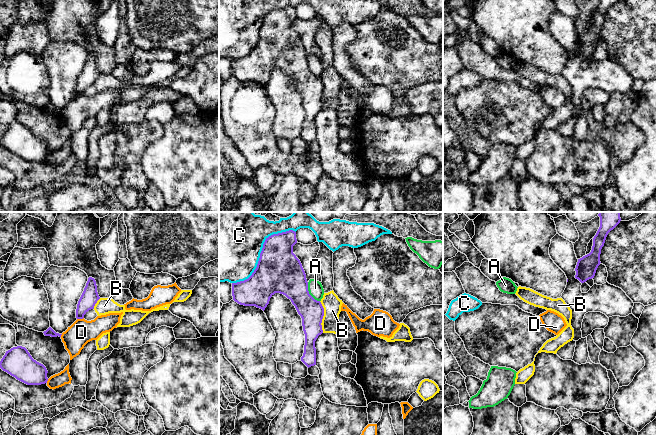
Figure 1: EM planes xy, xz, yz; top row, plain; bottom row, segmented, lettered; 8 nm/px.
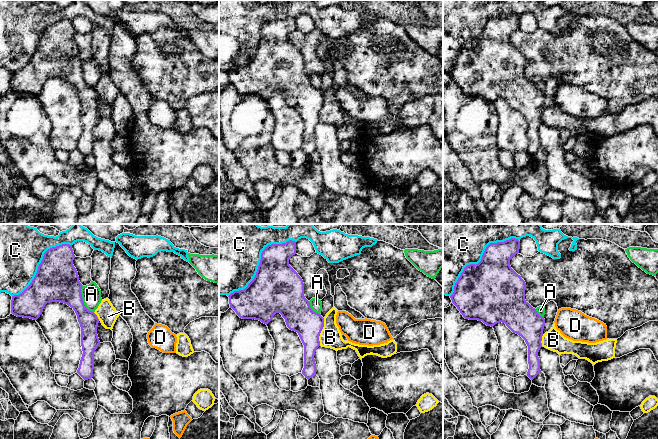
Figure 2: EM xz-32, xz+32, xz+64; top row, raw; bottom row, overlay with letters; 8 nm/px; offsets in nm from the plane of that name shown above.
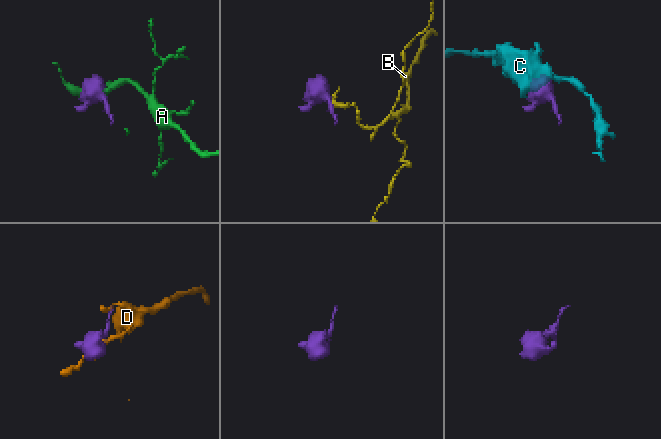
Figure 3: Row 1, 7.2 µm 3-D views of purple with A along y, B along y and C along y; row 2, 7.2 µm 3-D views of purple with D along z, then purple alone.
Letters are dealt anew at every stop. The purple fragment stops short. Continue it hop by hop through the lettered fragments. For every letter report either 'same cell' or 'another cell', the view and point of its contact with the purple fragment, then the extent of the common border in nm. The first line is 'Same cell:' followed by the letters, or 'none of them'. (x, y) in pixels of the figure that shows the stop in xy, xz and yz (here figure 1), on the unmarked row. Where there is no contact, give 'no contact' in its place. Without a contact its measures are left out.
Same cell: none of them
A: another cell | xz (308, 69) | 190 nm
B: another cell | xz (322, 93) | 260 nm
C: another cell | xz (261, 28) | 650 nm
D: another cell | xy (80, 94) | 60 nm

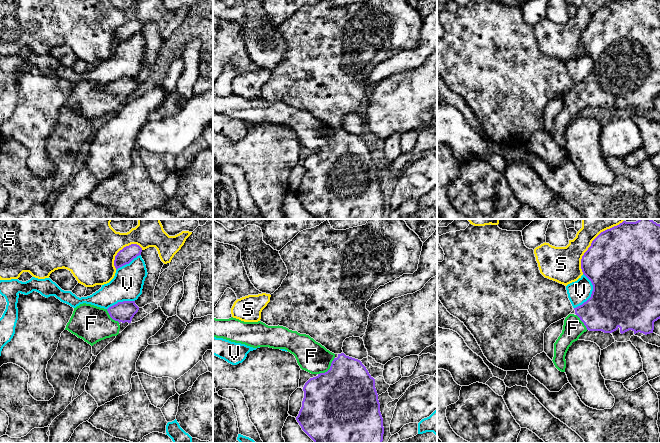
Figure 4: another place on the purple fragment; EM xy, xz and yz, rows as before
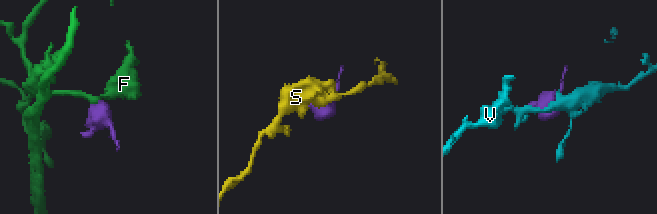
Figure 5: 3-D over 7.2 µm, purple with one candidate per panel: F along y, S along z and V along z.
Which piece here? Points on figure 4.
Same cell: F
F: same cell | xz (330, 144) | 190 nm
S: another cell | yz (591, 20) | 500 nm
V: another cell | yz (592, 69) | 300 nm

